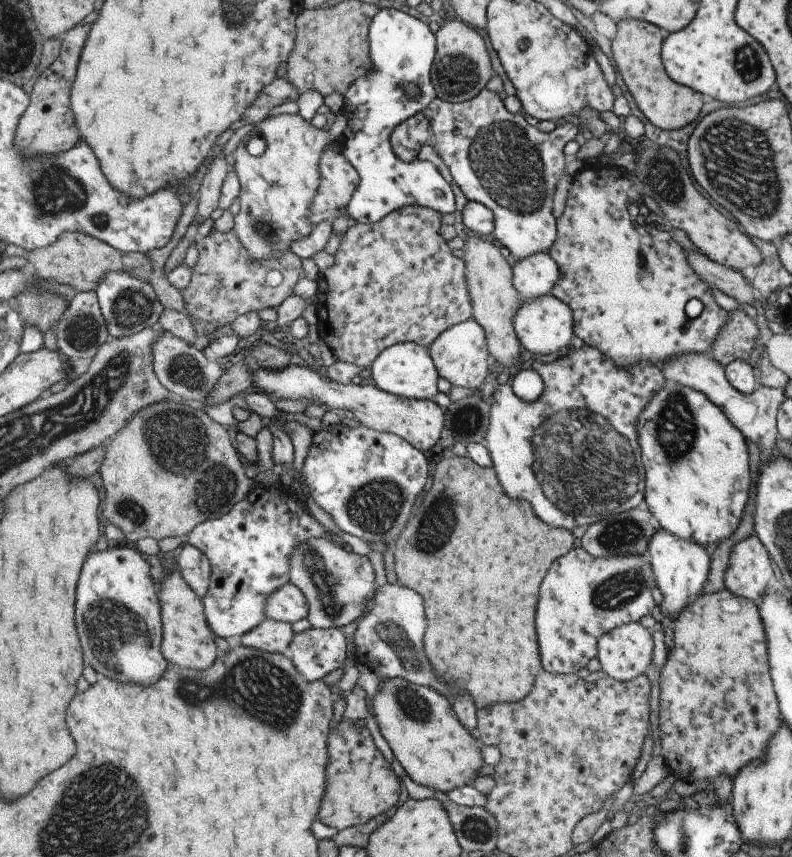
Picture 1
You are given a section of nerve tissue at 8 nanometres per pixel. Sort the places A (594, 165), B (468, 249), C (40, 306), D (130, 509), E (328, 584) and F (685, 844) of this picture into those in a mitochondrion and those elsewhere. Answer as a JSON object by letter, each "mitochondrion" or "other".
{"A":"other","B":"other","C":"mitochondrion","D":"mitochondrion","E":"mitochondrion","F":"mitochondrion"}

